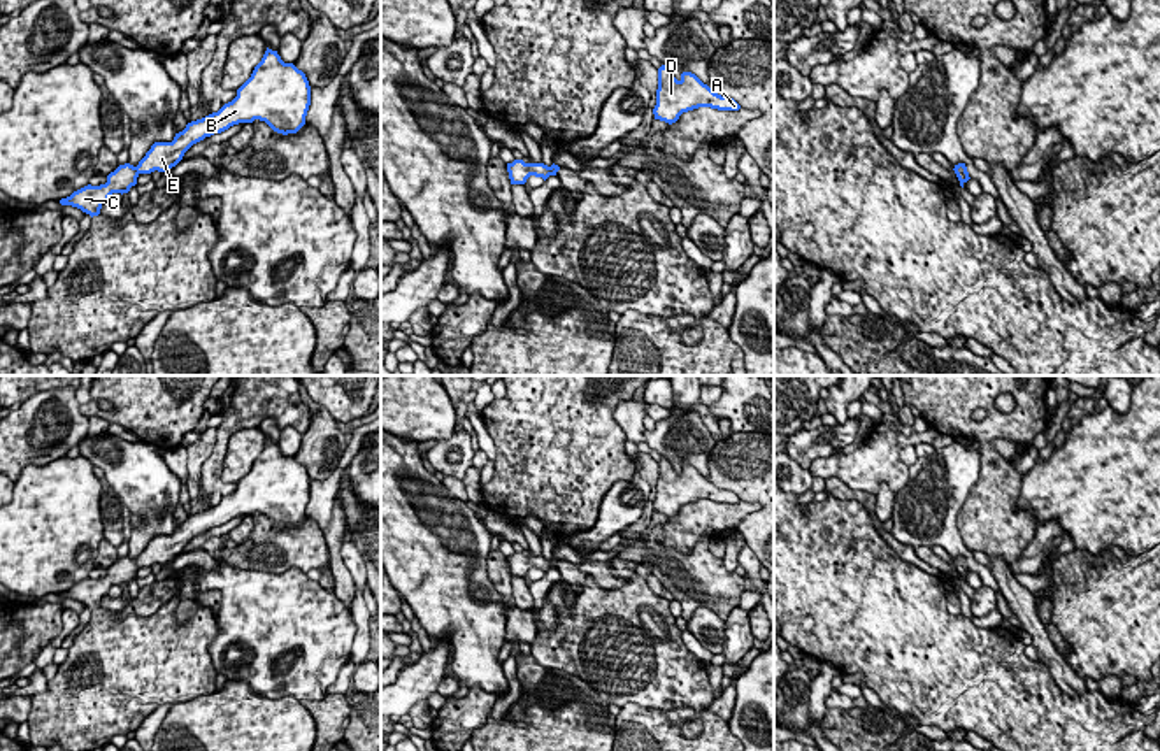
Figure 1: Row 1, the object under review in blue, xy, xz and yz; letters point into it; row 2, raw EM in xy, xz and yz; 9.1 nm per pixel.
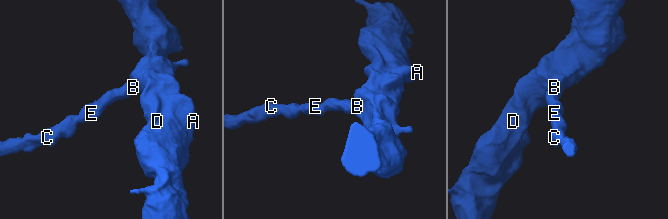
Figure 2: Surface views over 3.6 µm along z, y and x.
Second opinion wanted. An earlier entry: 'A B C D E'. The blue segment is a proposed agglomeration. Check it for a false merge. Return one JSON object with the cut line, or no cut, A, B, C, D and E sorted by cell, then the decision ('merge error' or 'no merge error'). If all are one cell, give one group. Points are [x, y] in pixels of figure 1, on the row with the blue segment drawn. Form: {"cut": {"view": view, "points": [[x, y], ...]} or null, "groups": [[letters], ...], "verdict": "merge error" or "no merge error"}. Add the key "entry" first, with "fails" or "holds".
{"entry": "holds", "cut": null, "groups": [["A", "B", "C", "D", "E"]], "verdict": "no merge error"}

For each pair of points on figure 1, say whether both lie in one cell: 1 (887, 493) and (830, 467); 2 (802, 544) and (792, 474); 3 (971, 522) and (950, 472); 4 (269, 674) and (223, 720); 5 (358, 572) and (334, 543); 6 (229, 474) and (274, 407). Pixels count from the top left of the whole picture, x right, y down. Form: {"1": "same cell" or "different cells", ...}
{"1": "different cells", "2": "different cells", "3": "different cells", "4": "different cells", "5": "different cells", "6": "different cells"}

